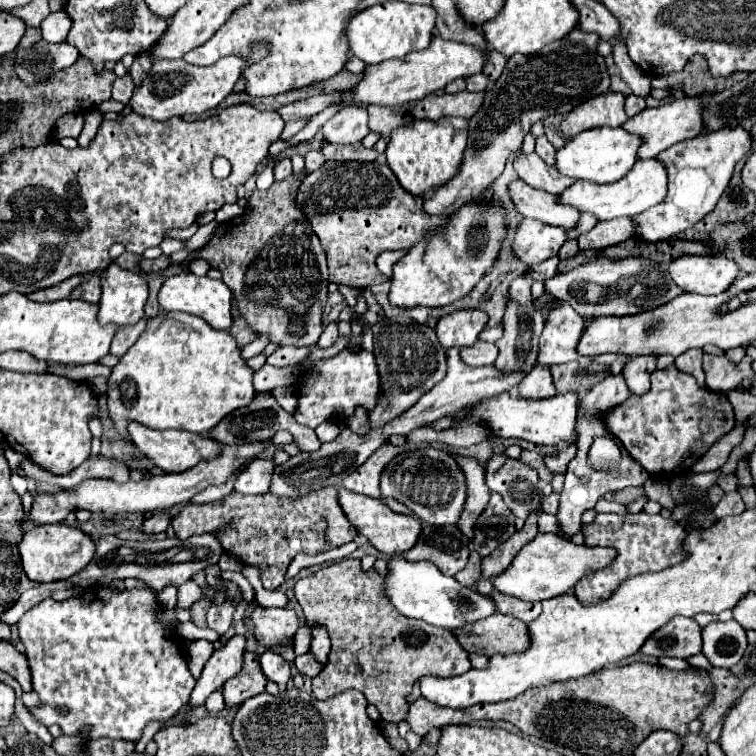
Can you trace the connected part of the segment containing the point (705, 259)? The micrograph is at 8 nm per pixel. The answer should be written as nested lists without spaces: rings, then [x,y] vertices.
[[[681,256],[669,264],[675,284],[693,294],[721,294],[735,282],[741,268],[725,256]]]

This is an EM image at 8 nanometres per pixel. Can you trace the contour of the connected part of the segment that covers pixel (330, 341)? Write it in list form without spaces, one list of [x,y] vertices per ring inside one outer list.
[[[327,324],[319,342],[317,342],[317,346],[319,348],[329,348],[329,346],[335,344],[335,340],[337,340],[337,324]]]

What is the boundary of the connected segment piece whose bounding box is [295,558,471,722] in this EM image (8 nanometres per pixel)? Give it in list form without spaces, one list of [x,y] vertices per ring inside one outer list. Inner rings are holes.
[[[343,558],[329,566],[319,568],[313,576],[301,578],[295,584],[297,602],[303,608],[309,626],[321,624],[327,628],[331,638],[331,654],[325,670],[317,678],[313,678],[313,696],[319,700],[333,698],[345,690],[359,690],[365,694],[367,702],[373,704],[385,722],[401,722],[407,716],[407,694],[411,686],[425,674],[431,676],[457,676],[471,670],[469,654],[461,648],[457,636],[453,632],[445,632],[443,628],[435,628],[423,620],[405,618],[387,602],[385,594],[385,578],[379,576],[375,570],[363,572],[359,560]]]

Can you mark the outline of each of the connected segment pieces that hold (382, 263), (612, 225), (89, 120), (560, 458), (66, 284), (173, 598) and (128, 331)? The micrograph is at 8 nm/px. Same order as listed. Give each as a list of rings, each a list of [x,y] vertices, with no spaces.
[[[407,250],[383,252],[383,254],[377,258],[377,268],[379,268],[387,278],[391,278],[391,274],[393,274],[393,264],[395,264],[397,260],[401,260],[405,254],[407,254]]]
[[[615,218],[607,222],[597,222],[589,234],[583,234],[579,242],[579,250],[603,250],[607,246],[621,244],[627,238],[635,236],[635,228],[631,218]]]
[[[87,112],[87,116],[85,116],[85,126],[83,126],[83,132],[79,134],[79,138],[77,138],[77,142],[79,142],[79,146],[89,146],[89,142],[95,138],[95,134],[97,134],[97,130],[99,130],[99,126],[101,126],[101,122],[103,122],[103,116],[99,114],[99,112]]]
[[[569,446],[569,448],[563,450],[563,452],[545,456],[545,466],[547,466],[553,474],[563,474],[563,472],[567,470],[567,464],[571,462],[573,456],[575,456],[575,446]]]
[[[71,276],[71,278],[59,282],[55,286],[51,286],[51,288],[47,288],[47,290],[37,290],[37,292],[29,294],[29,298],[35,300],[35,302],[55,302],[55,300],[63,300],[63,298],[69,298],[71,290],[77,288],[83,280],[85,280],[83,276]]]
[[[174,585],[166,586],[158,593],[159,604],[163,607],[174,607],[177,605],[178,592]]]
[[[121,326],[121,328],[117,330],[113,342],[111,342],[111,350],[109,350],[109,354],[121,358],[121,356],[129,350],[129,346],[137,340],[135,334],[139,336],[139,332],[135,332],[135,330],[137,330],[137,328],[133,328],[133,326]]]

